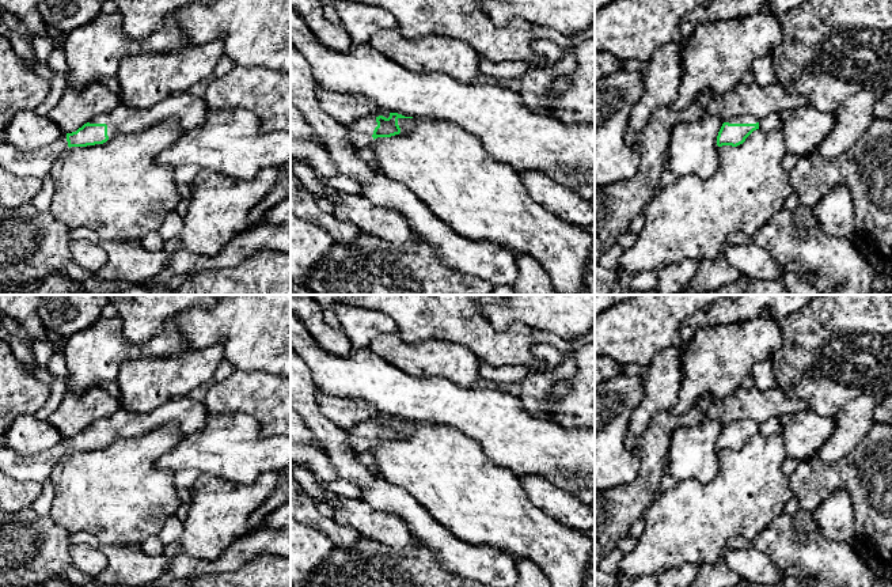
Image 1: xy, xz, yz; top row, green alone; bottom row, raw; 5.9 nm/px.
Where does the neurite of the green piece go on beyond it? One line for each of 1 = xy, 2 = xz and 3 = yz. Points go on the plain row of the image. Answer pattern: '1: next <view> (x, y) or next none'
1: next xy (189, 413)
2: next xz (360, 436)
3: next yz (741, 423)

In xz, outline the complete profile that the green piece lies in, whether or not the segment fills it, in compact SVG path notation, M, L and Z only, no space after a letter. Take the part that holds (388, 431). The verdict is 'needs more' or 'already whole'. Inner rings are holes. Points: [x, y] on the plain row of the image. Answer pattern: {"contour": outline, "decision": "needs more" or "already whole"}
{"contour": "M390 417L390 421L386 423L383 420L375 421L365 421L361 423L350 429L345 429L348 436L349 436L349 443L350 446L357 451L357 452L372 452L372 447L375 443L377 442L391 442L395 439L401 438L401 432L398 429L398 424L399 423L413 423L413 421L405 421L402 419L398 417Z", "decision": "needs more"}

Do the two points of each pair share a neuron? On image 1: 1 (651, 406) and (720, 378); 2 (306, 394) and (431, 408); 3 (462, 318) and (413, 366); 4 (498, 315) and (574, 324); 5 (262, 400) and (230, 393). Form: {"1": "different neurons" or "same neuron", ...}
{"1": "same neuron", "2": "different neurons", "3": "different neurons", "4": "same neuron", "5": "same neuron"}

